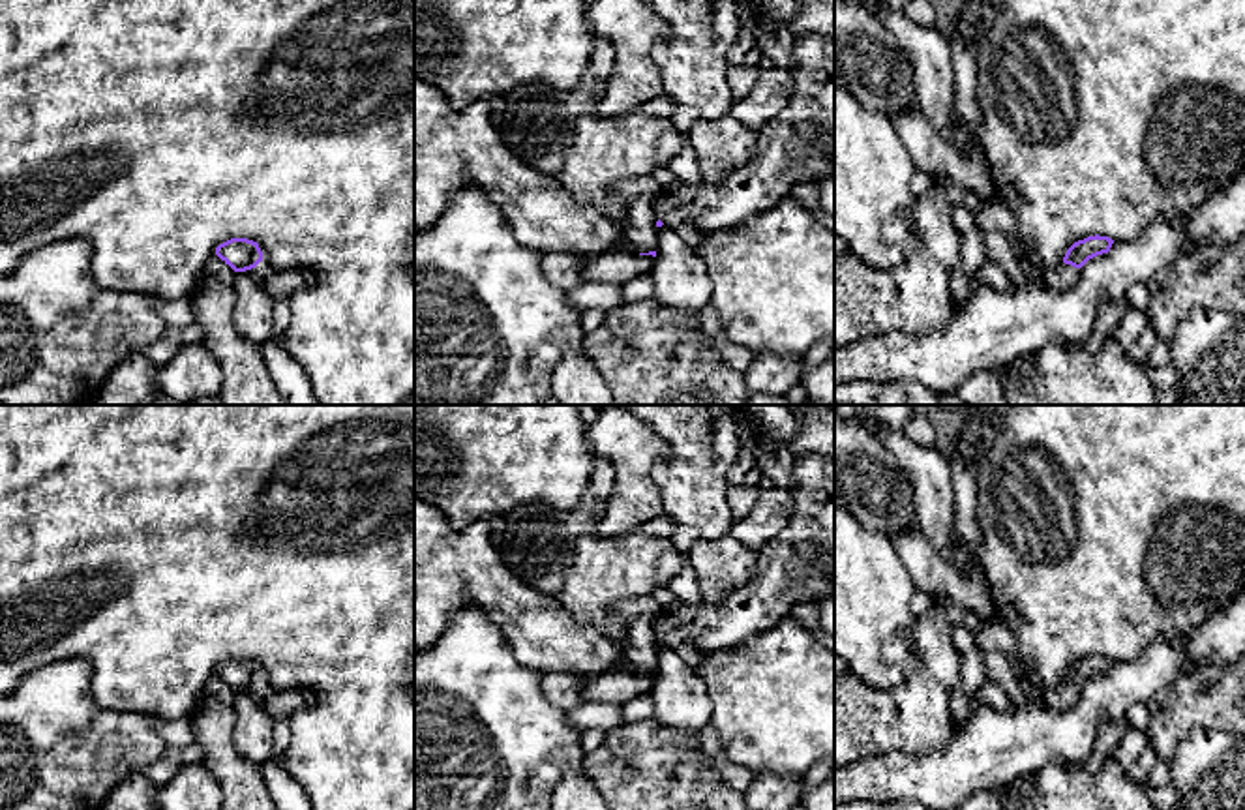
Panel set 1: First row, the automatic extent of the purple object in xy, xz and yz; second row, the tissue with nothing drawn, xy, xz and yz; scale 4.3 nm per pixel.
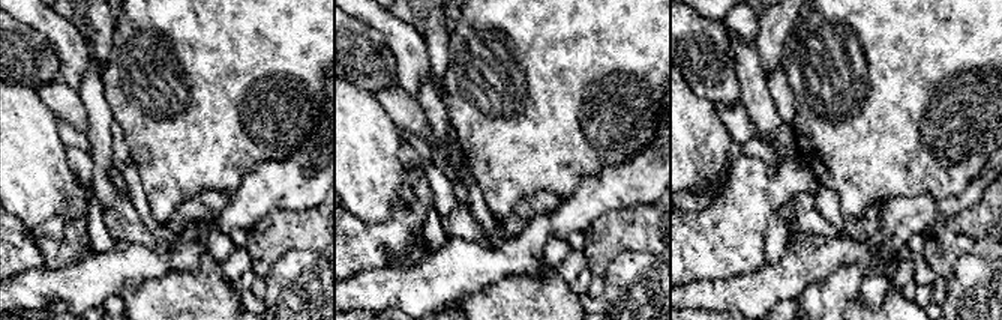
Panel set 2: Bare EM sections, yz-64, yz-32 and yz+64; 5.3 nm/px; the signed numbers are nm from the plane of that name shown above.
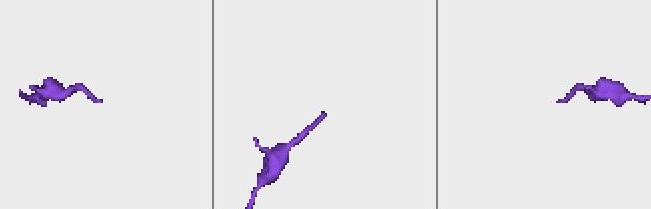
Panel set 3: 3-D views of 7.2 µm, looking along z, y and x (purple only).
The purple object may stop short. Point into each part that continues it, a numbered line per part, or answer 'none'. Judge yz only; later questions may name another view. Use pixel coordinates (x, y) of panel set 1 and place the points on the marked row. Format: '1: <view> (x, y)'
1: yz (1062, 276)

